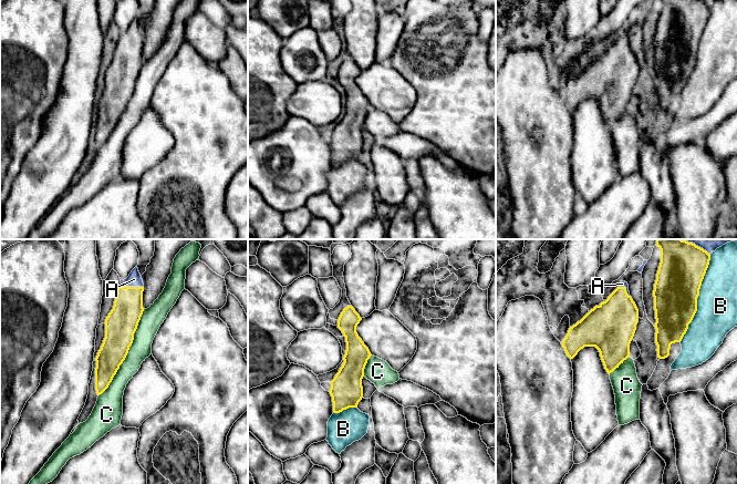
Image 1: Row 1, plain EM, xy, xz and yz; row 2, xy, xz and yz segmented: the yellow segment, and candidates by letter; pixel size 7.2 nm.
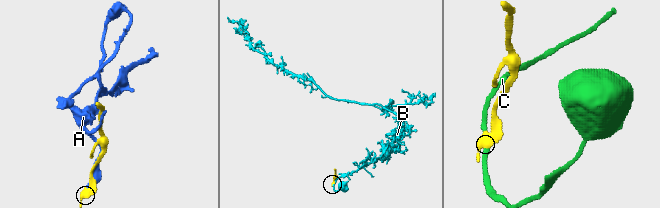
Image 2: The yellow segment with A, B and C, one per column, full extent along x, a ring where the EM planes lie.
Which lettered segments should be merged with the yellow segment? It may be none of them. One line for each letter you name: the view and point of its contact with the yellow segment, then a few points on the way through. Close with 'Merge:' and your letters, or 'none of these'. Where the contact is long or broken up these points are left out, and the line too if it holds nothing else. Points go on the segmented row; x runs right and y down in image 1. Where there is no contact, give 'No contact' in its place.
A: Touches yellow at xy (132, 287)
Merge: A

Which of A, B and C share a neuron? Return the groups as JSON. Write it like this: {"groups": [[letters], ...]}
{"groups": [["A"], ["B"], ["C"]]}

